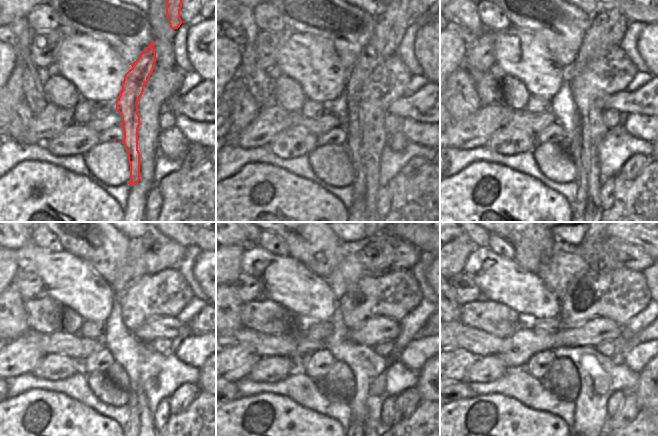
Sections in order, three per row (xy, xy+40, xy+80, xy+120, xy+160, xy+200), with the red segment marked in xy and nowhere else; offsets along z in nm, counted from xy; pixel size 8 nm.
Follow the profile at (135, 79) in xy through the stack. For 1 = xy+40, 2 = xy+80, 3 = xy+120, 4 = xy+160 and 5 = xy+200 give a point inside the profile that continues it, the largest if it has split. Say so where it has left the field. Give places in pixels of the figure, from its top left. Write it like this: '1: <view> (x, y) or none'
1: xy+40 (390, 24)
2: xy+80 (607, 29)
3: xy+120 (158, 253)
4: xy+160 (382, 254)
5: xy+200 (607, 253)

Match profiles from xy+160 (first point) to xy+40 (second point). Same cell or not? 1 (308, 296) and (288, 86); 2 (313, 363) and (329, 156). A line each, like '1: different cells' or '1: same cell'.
1: different cells
2: different cells

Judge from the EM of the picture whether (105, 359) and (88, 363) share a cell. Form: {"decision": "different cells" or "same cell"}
{"decision": "same cell"}

